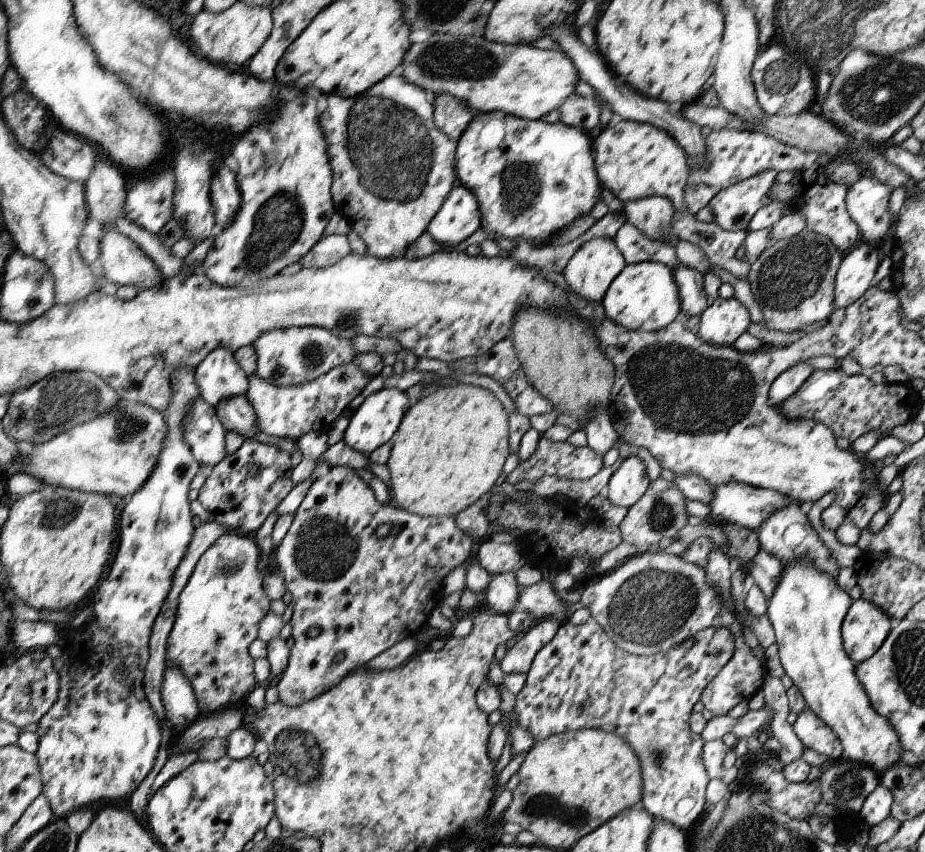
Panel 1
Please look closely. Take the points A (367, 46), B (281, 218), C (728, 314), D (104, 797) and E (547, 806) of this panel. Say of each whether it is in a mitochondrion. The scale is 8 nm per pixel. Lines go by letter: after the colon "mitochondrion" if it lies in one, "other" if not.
A: other
B: mitochondrion
C: other
D: other
E: mitochondrion

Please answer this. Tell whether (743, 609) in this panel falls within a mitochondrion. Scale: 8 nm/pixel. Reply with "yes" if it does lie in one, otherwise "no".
no

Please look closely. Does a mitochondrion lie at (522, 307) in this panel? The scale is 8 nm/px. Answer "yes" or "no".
no

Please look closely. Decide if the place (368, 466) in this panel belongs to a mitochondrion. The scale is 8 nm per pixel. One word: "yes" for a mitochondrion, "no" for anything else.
no

